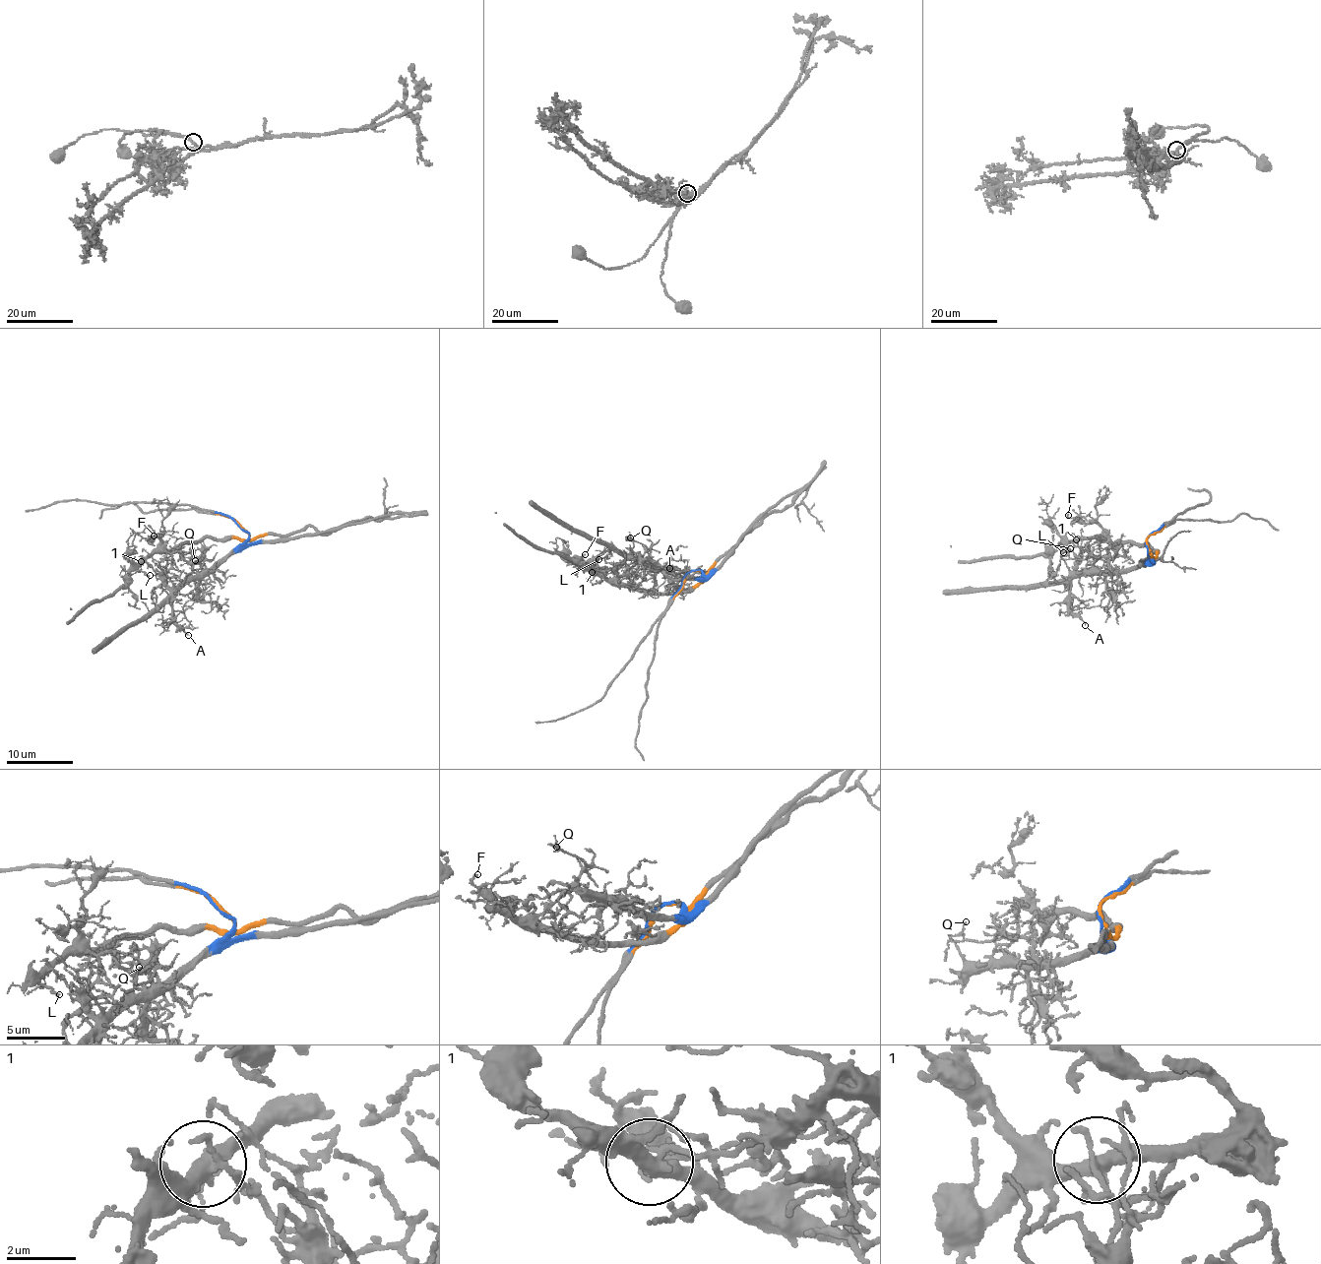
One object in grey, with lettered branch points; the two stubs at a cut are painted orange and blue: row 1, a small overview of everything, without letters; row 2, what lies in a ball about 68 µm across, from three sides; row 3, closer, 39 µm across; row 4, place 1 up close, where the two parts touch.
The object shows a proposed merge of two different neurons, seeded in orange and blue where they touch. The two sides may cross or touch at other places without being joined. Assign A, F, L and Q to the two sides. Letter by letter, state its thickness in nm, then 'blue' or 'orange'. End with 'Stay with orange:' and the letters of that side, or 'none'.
A: 120 nm thick; blue
F: 130 nm thick; orange
L: 160 nm thick; orange
Q: 100 nm thick; blue
Stay with orange: F, L

